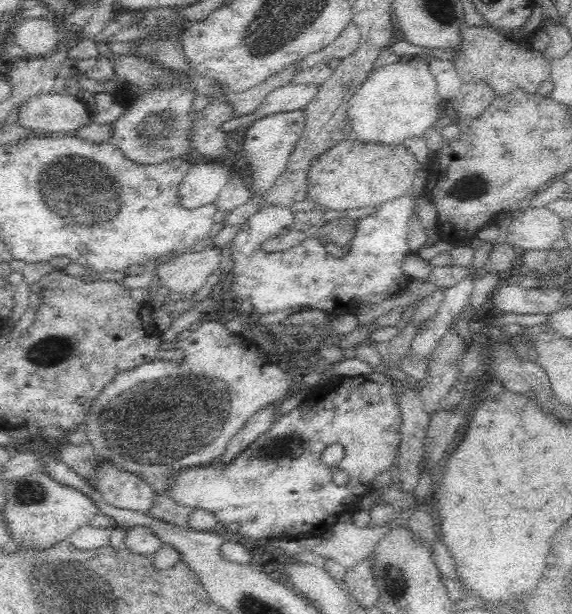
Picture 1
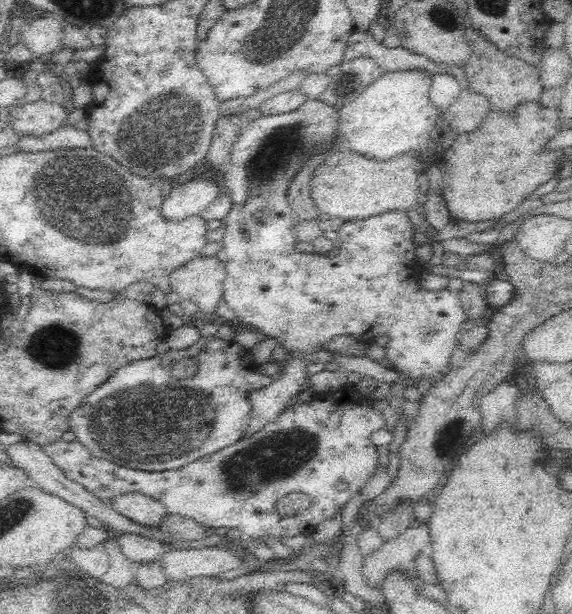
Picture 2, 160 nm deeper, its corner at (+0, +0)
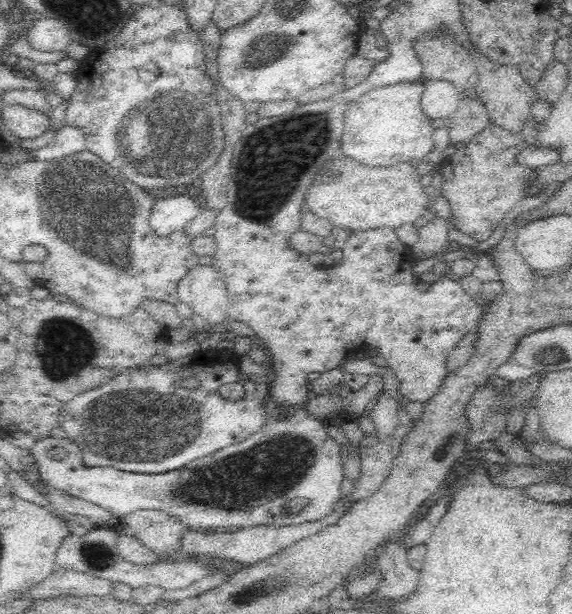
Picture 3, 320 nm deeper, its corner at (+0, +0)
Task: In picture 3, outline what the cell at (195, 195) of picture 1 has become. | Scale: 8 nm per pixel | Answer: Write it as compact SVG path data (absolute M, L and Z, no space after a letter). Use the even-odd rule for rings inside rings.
M172 196L158 200L148 214L148 226L154 234L160 237L169 237L173 232L184 231L187 222L190 222L203 209L203 202L194 196Z

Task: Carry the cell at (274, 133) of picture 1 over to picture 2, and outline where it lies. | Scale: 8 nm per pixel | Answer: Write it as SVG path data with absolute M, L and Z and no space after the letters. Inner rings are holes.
M306 99L306 102L304 102L304 104L301 104L296 110L293 110L292 112L285 112L284 114L275 114L275 115L270 115L270 116L266 116L266 117L260 117L257 118L256 120L253 121L245 121L245 123L243 124L243 126L241 127L241 131L238 137L238 140L234 143L234 146L232 147L230 156L229 156L229 162L228 162L228 166L225 170L225 172L223 173L224 176L224 186L226 187L226 193L228 193L228 195L230 196L230 199L232 200L232 209L228 210L228 214L226 214L226 216L224 216L224 218L222 218L221 222L221 226L224 227L224 234L223 234L223 238L221 240L221 245L222 248L220 248L218 250L218 252L215 254L216 259L218 259L218 261L222 262L222 265L224 265L224 270L225 270L225 281L223 282L223 300L226 302L227 306L229 308L231 308L231 310L233 310L235 312L235 315L237 317L239 317L239 322L241 324L244 324L246 326L249 326L250 328L254 329L255 331L258 332L258 334L260 335L261 338L273 338L273 340L275 340L275 344L276 346L279 346L283 349L285 349L286 353L288 354L288 356L285 359L285 364L283 365L282 369L280 370L280 376L277 380L272 380L272 382L270 382L269 385L266 385L262 388L259 388L257 391L251 391L248 395L247 398L249 398L249 404L251 405L251 418L250 418L250 426L248 426L248 432L246 432L245 436L249 436L252 434L255 434L257 431L260 431L265 425L268 425L270 422L276 421L276 418L279 417L280 414L282 414L284 412L284 410L287 410L287 408L289 406L291 406L292 404L295 404L296 400L297 400L297 396L300 394L300 392L302 392L303 390L306 389L306 387L308 386L308 376L311 373L312 370L318 368L314 362L312 362L311 360L307 360L307 358L305 358L306 355L312 355L315 352L319 352L321 349L321 347L323 346L323 344L326 344L326 342L330 342L333 338L336 338L336 336L343 336L343 337L349 337L351 339L355 339L358 340L358 342L362 342L364 344L366 344L367 342L369 342L370 340L373 340L375 338L378 338L378 336L387 336L388 337L388 342L386 343L385 346L385 351L386 351L386 356L385 358L388 360L388 362L390 362L390 368L392 370L396 370L398 373L400 373L400 376L404 377L404 379L410 378L412 379L412 382L414 382L414 384L412 385L412 388L422 388L422 390L424 391L426 388L428 388L426 386L426 384L429 384L430 381L434 381L436 380L436 378L442 376L442 374L444 374L444 372L446 372L446 370L448 370L448 366L450 364L450 357L452 356L452 350L454 350L455 347L455 343L457 340L457 336L458 334L460 334L460 332L462 332L463 328L464 328L464 324L467 320L467 316L465 313L464 308L462 308L462 303L460 302L460 297L459 297L459 291L452 291L449 290L447 287L444 289L438 289L438 290L432 290L432 289L421 289L420 285L419 285L419 262L417 260L417 258L415 257L415 250L416 250L416 243L413 240L413 233L412 233L412 229L410 229L410 222L408 221L408 217L407 217L407 212L406 211L392 211L389 213L382 213L376 216L371 216L370 218L367 219L360 219L360 220L353 220L350 222L343 222L343 225L340 226L338 234L336 235L336 237L341 241L341 247L339 249L339 252L336 256L334 256L333 258L328 258L328 257L324 257L323 255L314 255L314 254L303 254L301 252L298 251L298 249L296 248L296 239L295 239L295 234L293 232L293 228L296 226L296 224L298 224L300 222L300 218L299 216L296 214L295 210L292 210L292 207L290 207L290 204L288 203L288 189L290 188L292 179L298 174L298 171L304 166L304 163L309 159L312 158L314 155L319 155L320 153L322 153L322 155L326 156L326 154L330 154L330 152L332 152L332 150L334 150L334 146L335 146L335 140L340 136L340 132L339 132L339 112L340 109L342 108L342 105L340 104L328 104L327 102L324 102L323 100L318 99Z

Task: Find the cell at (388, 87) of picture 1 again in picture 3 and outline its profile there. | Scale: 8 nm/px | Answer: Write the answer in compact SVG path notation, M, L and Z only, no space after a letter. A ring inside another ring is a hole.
M425 81L401 82L370 89L359 97L344 114L340 138L340 156L352 158L369 167L384 167L411 160L423 159L434 148L432 139L436 123L424 116L420 108Z

